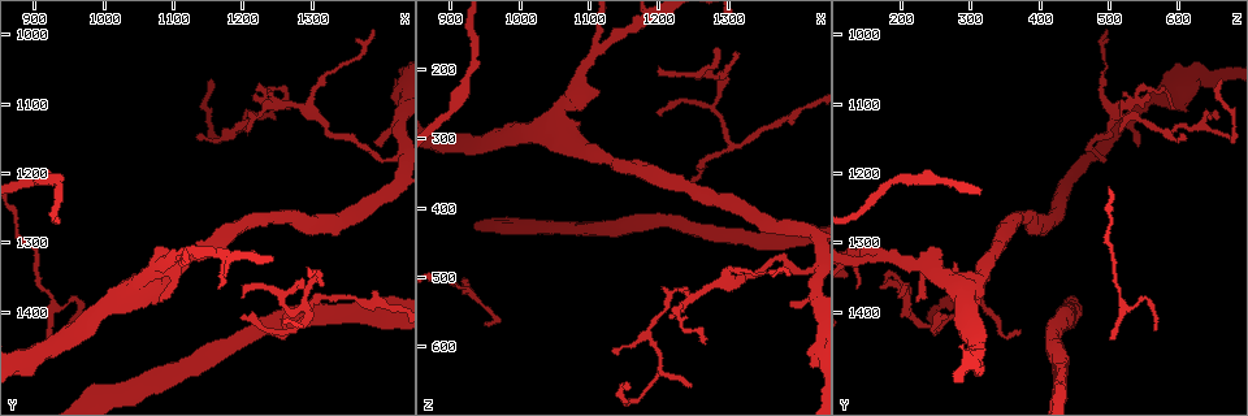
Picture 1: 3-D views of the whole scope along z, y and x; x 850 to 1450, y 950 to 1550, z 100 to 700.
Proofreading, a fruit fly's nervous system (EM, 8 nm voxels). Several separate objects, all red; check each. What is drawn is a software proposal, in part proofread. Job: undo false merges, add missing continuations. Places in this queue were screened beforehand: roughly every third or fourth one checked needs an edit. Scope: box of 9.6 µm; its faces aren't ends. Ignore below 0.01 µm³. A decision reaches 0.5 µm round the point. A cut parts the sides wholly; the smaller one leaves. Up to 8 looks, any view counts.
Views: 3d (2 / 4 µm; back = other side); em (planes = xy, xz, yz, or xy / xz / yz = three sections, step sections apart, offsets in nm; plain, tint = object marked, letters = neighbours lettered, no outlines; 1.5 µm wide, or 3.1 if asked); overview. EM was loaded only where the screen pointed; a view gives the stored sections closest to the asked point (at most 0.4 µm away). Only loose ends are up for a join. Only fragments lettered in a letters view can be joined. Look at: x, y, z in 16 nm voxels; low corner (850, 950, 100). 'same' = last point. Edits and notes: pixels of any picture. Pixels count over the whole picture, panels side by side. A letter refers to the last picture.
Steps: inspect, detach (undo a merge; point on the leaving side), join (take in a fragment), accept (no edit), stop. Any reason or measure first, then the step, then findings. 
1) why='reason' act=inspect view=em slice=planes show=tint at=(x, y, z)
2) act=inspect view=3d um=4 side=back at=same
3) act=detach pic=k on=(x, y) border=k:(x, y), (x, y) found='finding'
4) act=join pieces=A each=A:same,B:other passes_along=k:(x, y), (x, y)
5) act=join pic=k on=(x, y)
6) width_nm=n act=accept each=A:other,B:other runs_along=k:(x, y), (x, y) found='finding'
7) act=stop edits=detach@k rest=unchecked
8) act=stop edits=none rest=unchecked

why='branch stops here' act=inspect view=em slice=yz step=4 show=tint at=(1135, 1145, 605)

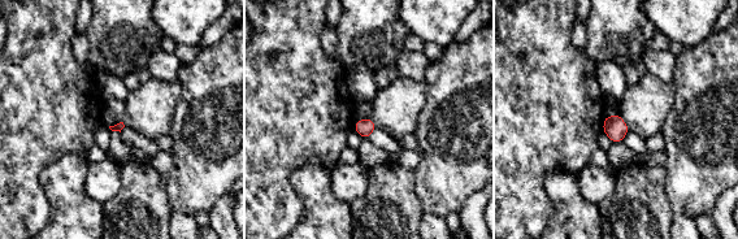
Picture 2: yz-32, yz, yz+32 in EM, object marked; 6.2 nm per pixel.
act=inspect view=em slice=planes show=letters at=same

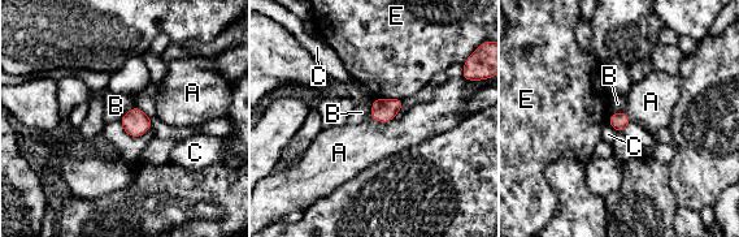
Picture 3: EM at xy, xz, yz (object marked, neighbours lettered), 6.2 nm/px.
act=accept each=A:other,B:other,C:other,E:other border=3:(134, 104), (118, 121) found='no lettered fragment goes on from it'

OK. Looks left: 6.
why='tapers out' act=inspect view=em slice=planes show=letters at=(955, 1425, 565)

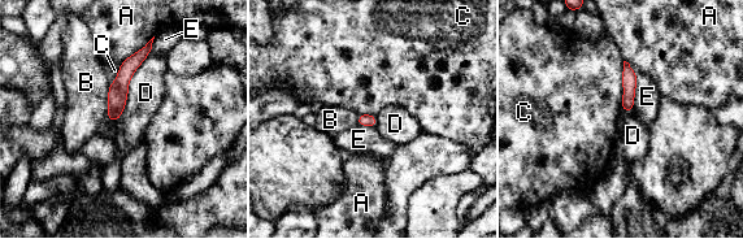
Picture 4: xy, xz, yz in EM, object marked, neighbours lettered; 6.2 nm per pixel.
width_nm=80 act=join pieces=E each=A:other,B:other,C:other,D:other,E:same found='it goes on there'

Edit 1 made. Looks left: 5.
why='arms part here' act=inspect view=3d um=2 at=(1300, 1385, 305)

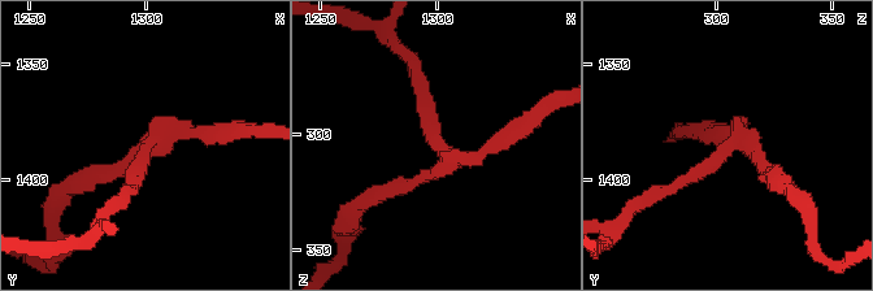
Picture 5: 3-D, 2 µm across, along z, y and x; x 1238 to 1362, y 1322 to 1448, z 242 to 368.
arms=3 why='now the EM' act=inspect view=em slice=xz step=4 show=tint at=(1302, 1387, 308)

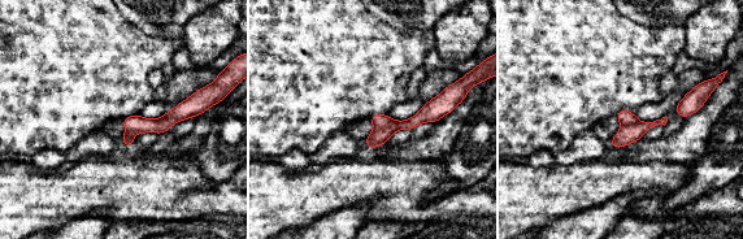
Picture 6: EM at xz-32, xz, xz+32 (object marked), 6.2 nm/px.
act=inspect view=em slice=planes show=letters at=same

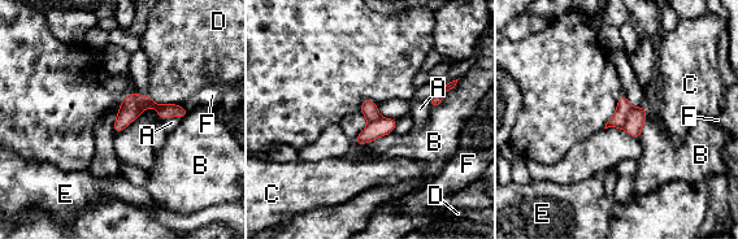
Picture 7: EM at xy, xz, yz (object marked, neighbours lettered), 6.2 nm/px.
act=accept each=A:other,B:other,C:other,D:other,E:other,F:other border=7:(455, 85), (438, 105), (430, 108) found='continuous, no second cell'

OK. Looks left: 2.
act=stop edits=join@4 rest=unchecked

